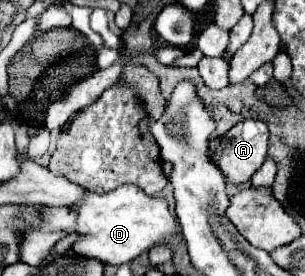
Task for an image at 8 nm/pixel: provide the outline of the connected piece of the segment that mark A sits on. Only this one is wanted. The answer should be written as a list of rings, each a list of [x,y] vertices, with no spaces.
[[[246,119],[242,123],[236,123],[226,135],[210,141],[210,157],[216,163],[216,167],[224,173],[226,183],[246,185],[252,179],[252,175],[260,169],[260,165],[266,161],[266,143],[268,127],[262,121]]]

